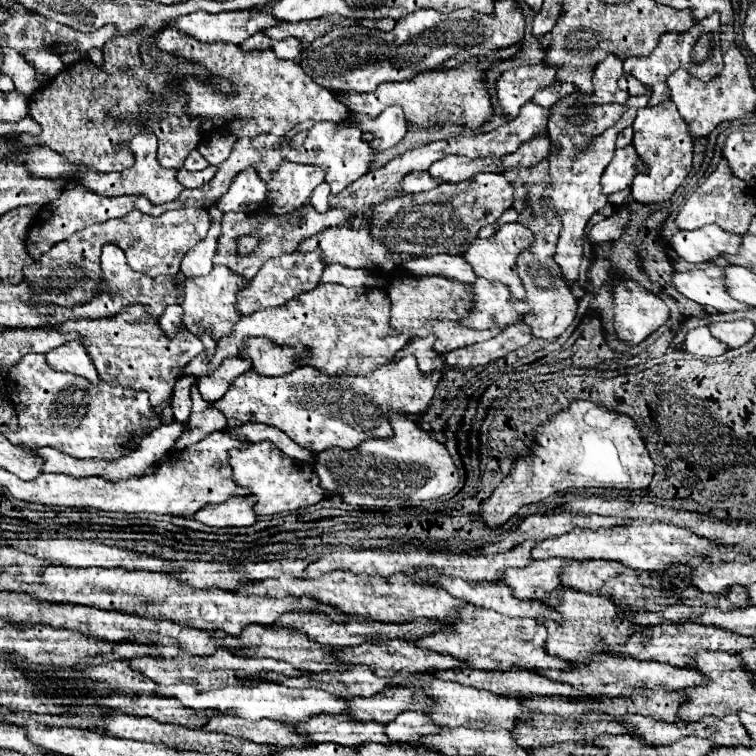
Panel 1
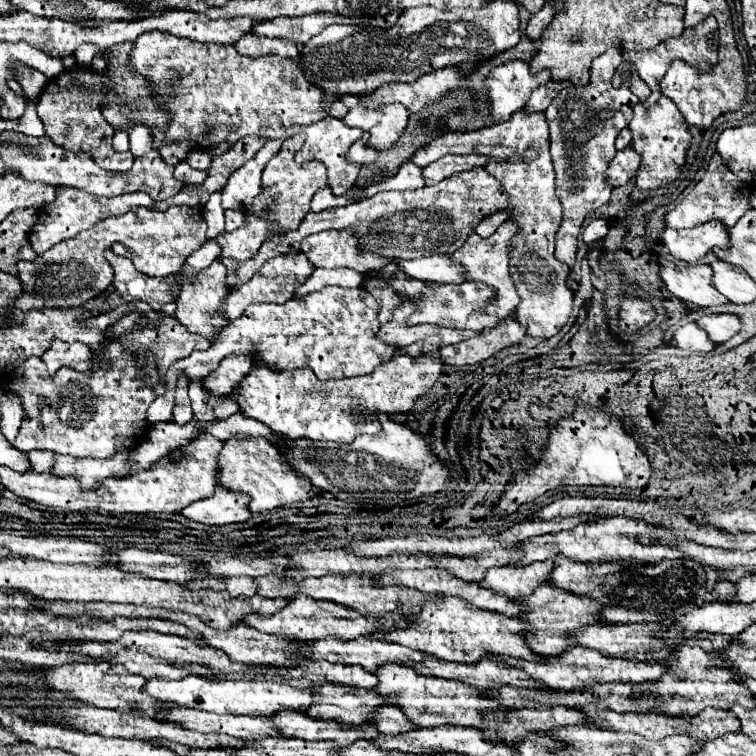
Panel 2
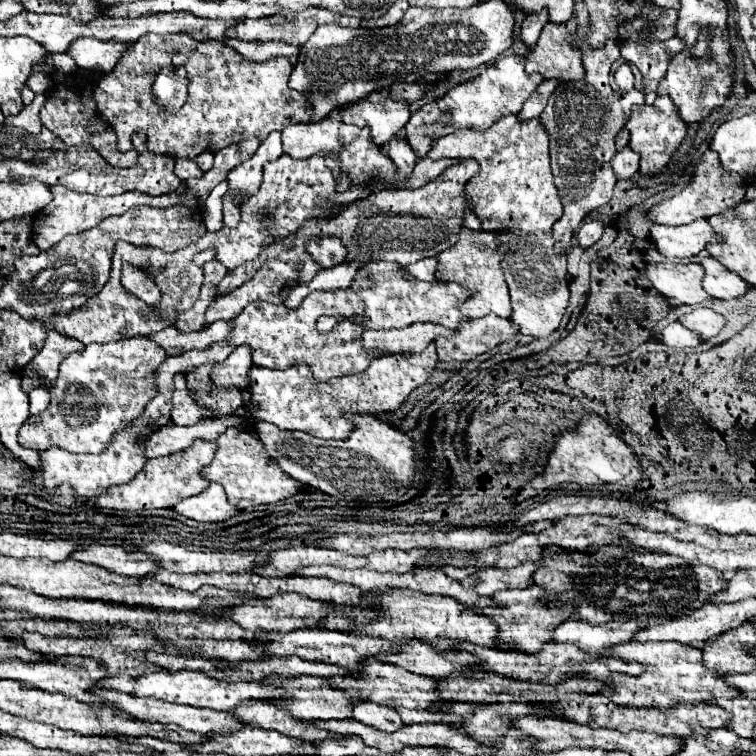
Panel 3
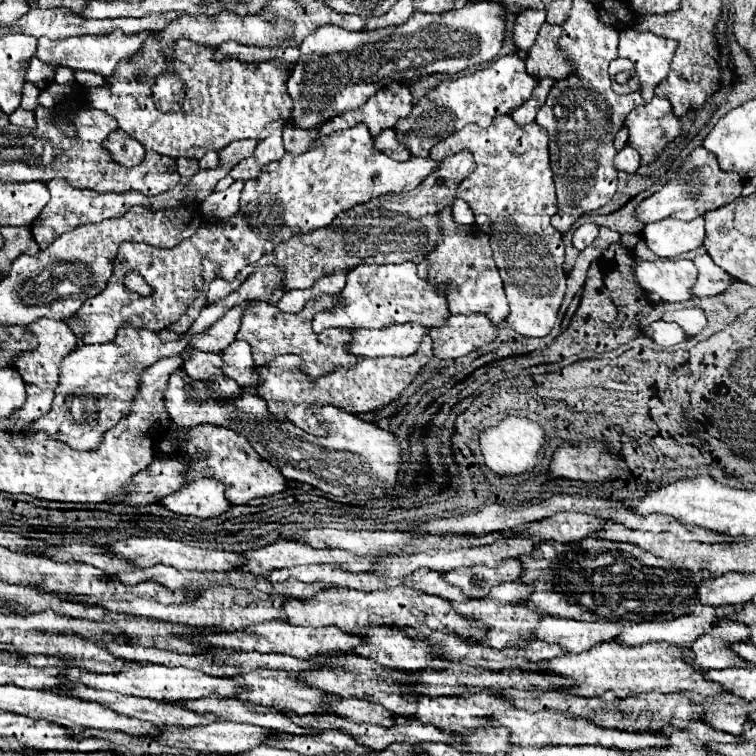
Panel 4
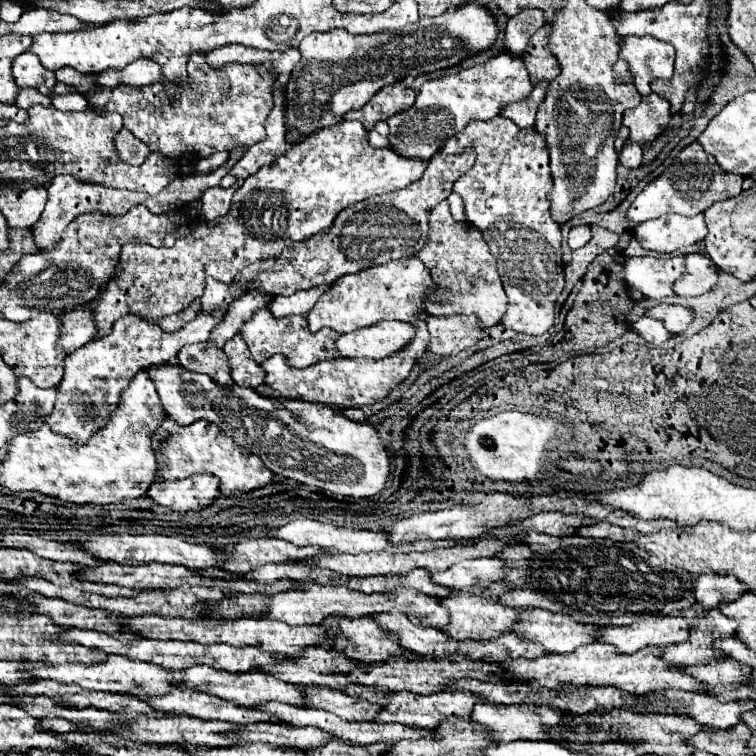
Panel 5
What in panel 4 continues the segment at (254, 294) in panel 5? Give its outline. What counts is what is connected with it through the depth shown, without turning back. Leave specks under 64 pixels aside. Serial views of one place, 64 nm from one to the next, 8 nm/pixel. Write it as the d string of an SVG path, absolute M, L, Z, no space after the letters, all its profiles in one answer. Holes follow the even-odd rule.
M250 302L236 304L226 312L224 318L220 318L204 336L194 336L190 346L196 346L200 350L212 350L212 352L222 352L236 336L236 330L240 328L242 314L248 310Z

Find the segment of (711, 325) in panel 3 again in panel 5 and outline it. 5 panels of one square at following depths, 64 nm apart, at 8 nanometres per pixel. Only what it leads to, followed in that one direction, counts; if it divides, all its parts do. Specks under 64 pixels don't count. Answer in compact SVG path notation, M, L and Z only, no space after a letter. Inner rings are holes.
M658 304L652 308L646 308L646 314L650 318L660 320L664 324L664 328L668 328L674 334L686 330L686 326L692 320L692 312L684 306L678 306L678 304Z

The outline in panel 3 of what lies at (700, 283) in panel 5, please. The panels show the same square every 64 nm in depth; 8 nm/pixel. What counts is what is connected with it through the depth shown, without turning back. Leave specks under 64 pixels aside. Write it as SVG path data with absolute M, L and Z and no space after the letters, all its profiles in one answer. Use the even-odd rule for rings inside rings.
M712 256L700 260L700 266L706 272L702 280L704 292L712 298L736 298L744 294L746 288L750 288L750 284L740 280L740 276L736 276L734 272L728 272L718 260L712 260Z

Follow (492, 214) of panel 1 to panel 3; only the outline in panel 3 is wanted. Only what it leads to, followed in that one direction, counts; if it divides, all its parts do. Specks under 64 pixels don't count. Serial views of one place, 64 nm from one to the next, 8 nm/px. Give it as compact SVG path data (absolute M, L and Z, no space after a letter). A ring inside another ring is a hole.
M468 158L468 160L460 160L458 164L452 164L436 180L430 180L422 188L378 190L366 200L348 204L340 214L332 216L332 220L326 220L324 224L306 224L304 232L296 232L296 236L288 236L288 240L280 240L280 244L272 244L272 248L266 248L256 262L244 264L236 268L236 272L226 274L224 280L216 286L216 294L222 296L242 286L246 280L254 276L254 272L268 258L278 258L296 264L298 266L296 284L308 284L322 270L322 264L312 260L312 256L306 252L306 242L320 240L322 236L340 238L346 248L346 264L354 264L354 266L372 260L386 260L398 266L406 266L428 256L438 256L444 248L448 248L448 244L452 244L452 240L456 240L456 232L462 228L462 210L466 208L466 200L462 198L462 192L464 192L464 184L476 172L478 172L478 162ZM226 192L222 196L222 204L224 204L224 226L234 228L238 224L238 220L240 220L240 210L238 210L238 204L234 200L234 194Z

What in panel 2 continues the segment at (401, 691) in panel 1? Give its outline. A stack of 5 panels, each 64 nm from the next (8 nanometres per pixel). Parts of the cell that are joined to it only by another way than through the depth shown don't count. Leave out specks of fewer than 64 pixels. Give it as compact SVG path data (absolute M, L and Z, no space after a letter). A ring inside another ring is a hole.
M310 686L314 690L314 702L304 712L308 718L336 720L340 724L360 726L372 716L372 708L388 704L374 690L360 690L350 686Z

